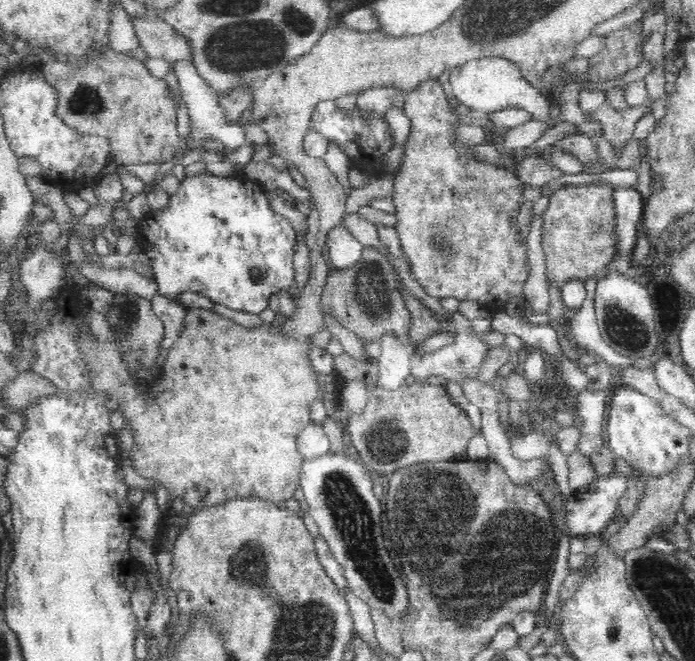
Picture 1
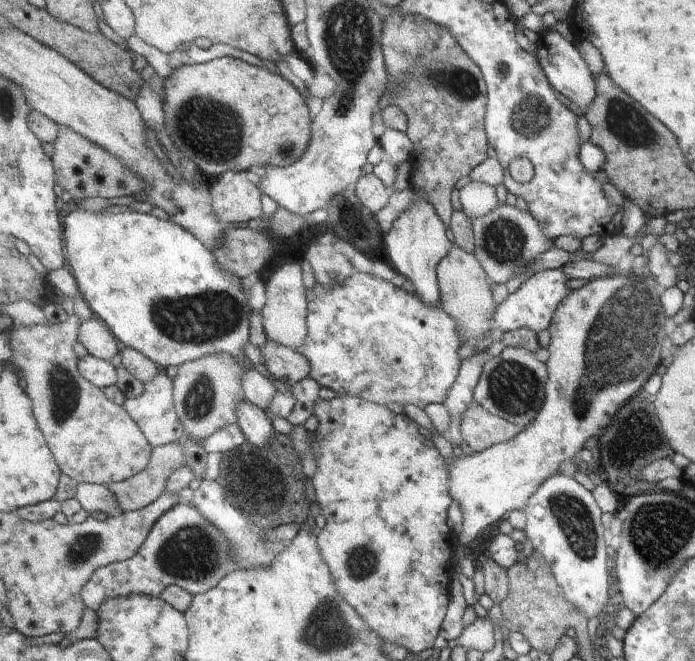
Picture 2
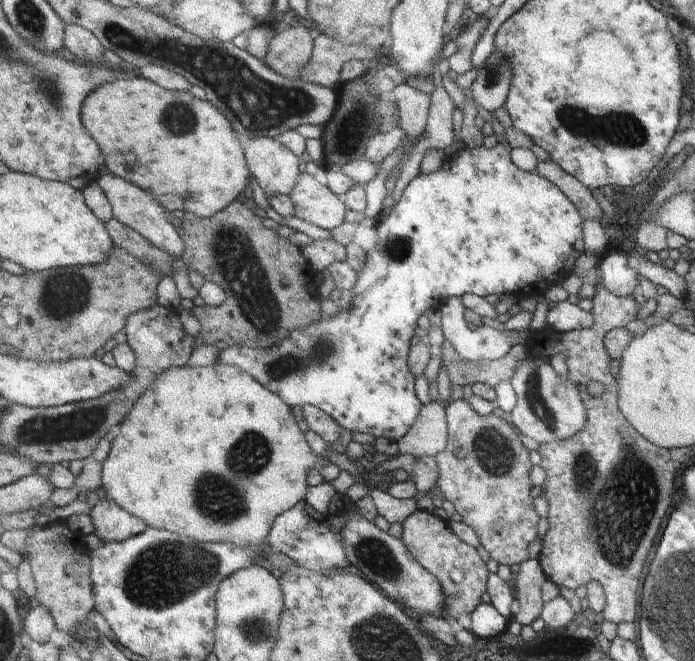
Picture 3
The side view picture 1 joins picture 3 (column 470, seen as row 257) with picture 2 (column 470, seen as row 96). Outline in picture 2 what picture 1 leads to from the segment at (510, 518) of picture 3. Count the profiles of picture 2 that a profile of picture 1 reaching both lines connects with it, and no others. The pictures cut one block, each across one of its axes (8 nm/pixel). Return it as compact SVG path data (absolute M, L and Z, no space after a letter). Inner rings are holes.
M477 402L464 412L461 428L464 441L473 452L477 453L511 440L523 430L507 419L489 412Z

